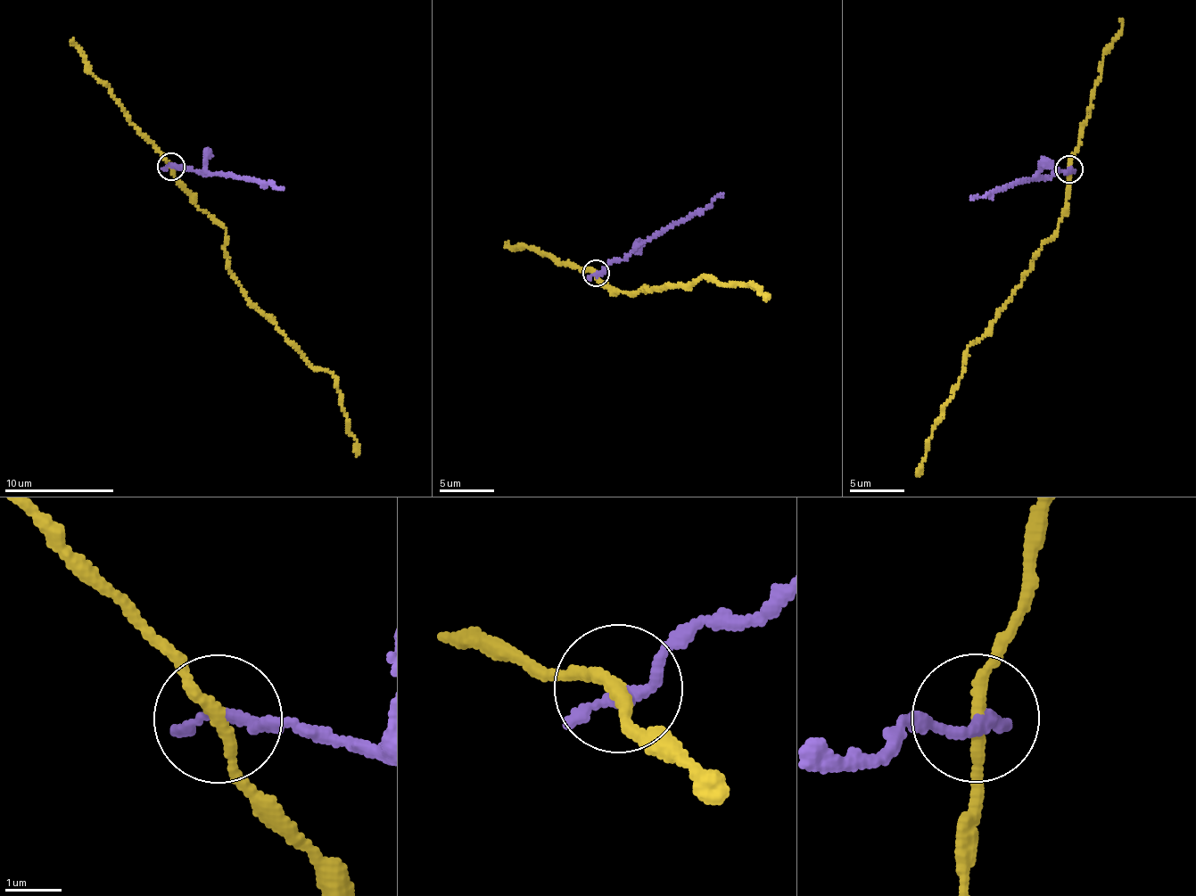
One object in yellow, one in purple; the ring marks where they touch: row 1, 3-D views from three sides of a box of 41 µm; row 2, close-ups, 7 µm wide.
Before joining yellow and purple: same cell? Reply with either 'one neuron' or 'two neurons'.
two neurons

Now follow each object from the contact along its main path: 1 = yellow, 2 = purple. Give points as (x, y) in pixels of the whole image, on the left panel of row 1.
1: (171, 167), (177, 184), (226, 230), (229, 269), (248, 300), (314, 368), (328, 369), (356, 456)
2: (171, 167), (254, 178), (283, 187)

